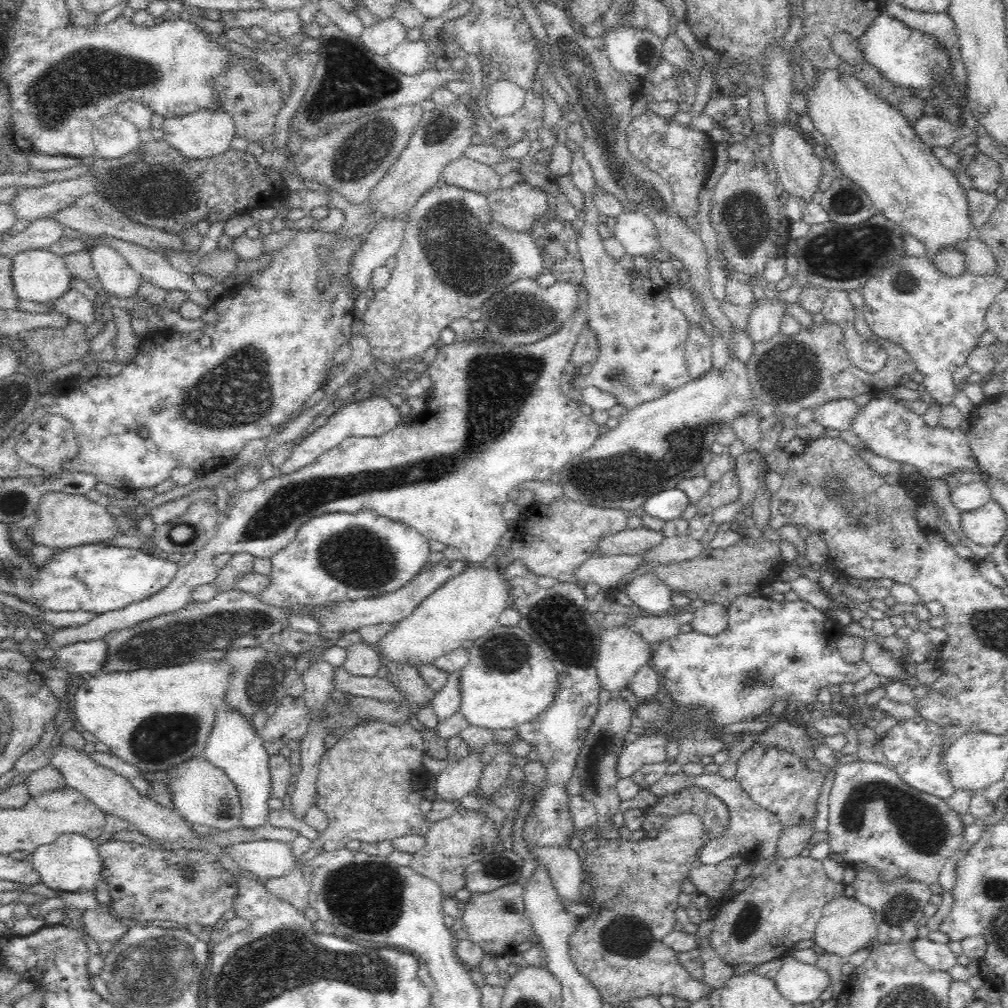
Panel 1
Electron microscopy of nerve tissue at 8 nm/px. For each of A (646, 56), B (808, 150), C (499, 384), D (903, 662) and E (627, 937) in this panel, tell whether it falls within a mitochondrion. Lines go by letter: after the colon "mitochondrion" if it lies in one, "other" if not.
A: mitochondrion
B: other
C: mitochondrion
D: other
E: mitochondrion

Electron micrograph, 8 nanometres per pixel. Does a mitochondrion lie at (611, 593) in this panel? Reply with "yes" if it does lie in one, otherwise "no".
no

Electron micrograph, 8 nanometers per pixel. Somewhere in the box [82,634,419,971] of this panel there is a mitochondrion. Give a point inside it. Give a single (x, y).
(366, 898)

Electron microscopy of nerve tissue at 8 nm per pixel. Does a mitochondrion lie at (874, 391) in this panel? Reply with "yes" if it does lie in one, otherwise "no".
no

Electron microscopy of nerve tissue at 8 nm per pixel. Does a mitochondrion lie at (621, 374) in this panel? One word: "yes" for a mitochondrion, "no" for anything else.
yes

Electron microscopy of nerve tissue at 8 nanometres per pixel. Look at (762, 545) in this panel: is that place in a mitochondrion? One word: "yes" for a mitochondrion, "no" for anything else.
no

